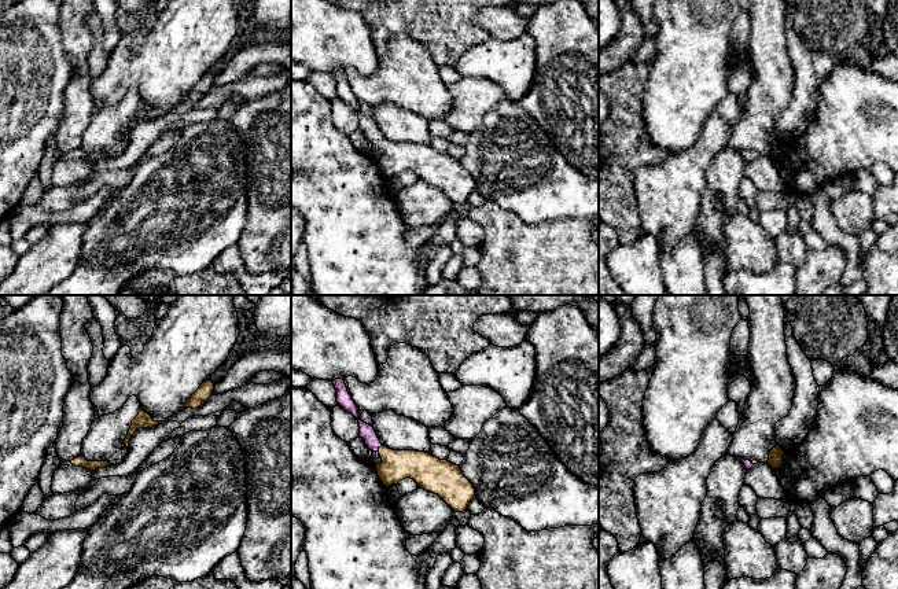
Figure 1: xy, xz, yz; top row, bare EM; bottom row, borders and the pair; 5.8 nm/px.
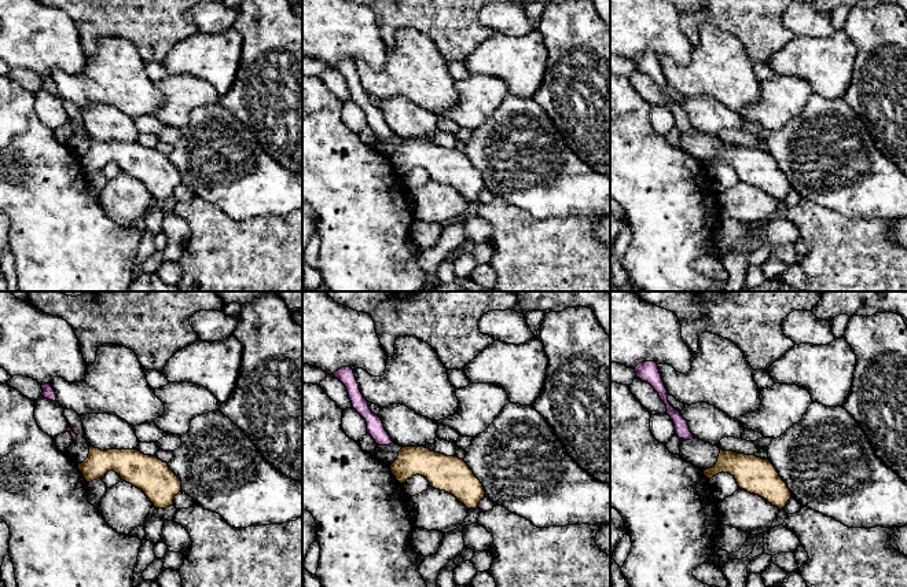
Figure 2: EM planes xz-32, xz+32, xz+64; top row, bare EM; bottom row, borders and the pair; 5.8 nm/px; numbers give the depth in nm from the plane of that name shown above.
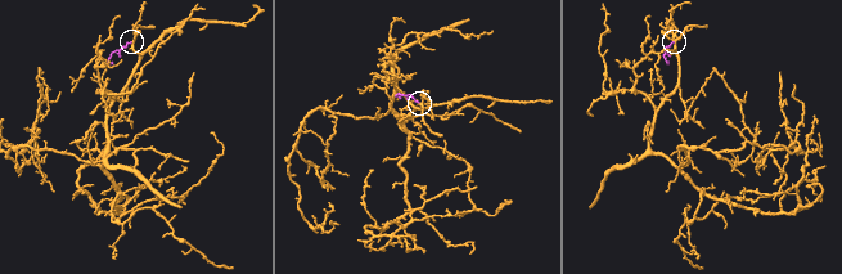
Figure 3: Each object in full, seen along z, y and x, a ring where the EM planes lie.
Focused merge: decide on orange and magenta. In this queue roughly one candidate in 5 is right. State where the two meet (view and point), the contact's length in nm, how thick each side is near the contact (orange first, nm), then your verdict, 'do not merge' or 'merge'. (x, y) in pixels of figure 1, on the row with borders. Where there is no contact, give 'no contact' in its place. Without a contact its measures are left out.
contact xz (379, 448); length 50 nm; calibres 180 and 90 nm; merge

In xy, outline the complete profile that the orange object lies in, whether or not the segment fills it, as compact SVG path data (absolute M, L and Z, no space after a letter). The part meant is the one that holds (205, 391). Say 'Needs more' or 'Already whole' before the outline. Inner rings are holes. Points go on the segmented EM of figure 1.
Already whole. M209 379L203 382L199 389L192 394L192 397L187 401L187 408L199 408L203 402L206 402L211 395L214 390L214 383Z

